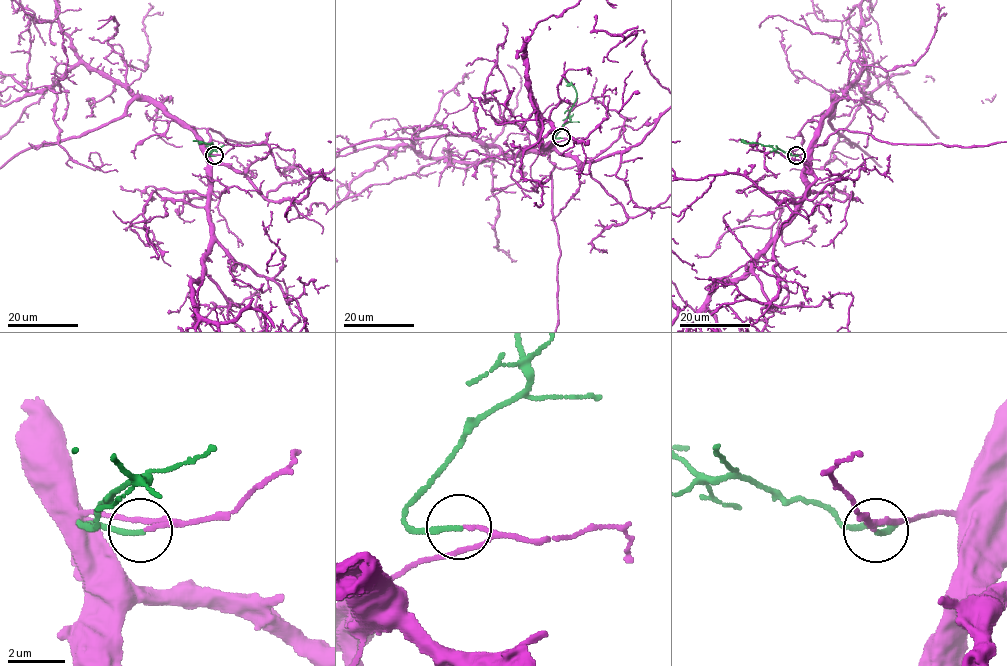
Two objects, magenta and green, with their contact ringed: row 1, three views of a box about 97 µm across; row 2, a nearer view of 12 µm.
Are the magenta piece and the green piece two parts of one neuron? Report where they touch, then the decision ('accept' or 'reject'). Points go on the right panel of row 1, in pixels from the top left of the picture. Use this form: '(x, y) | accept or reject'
(796, 155) | accept

